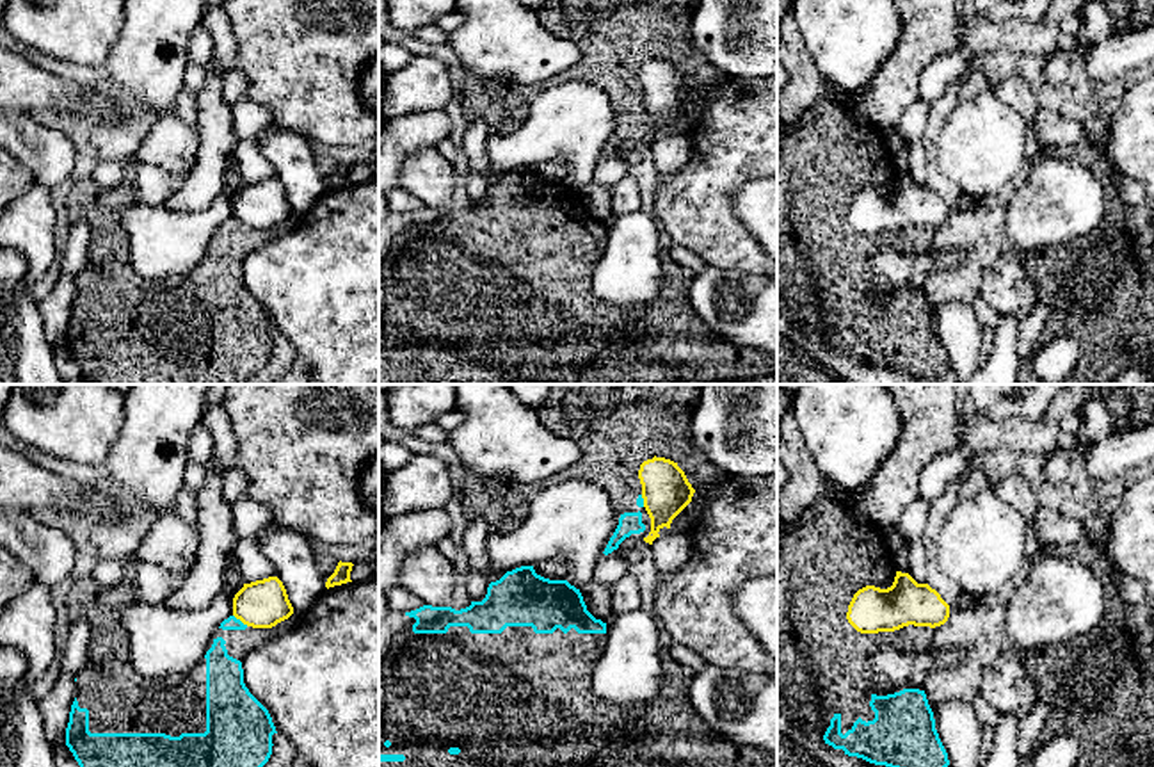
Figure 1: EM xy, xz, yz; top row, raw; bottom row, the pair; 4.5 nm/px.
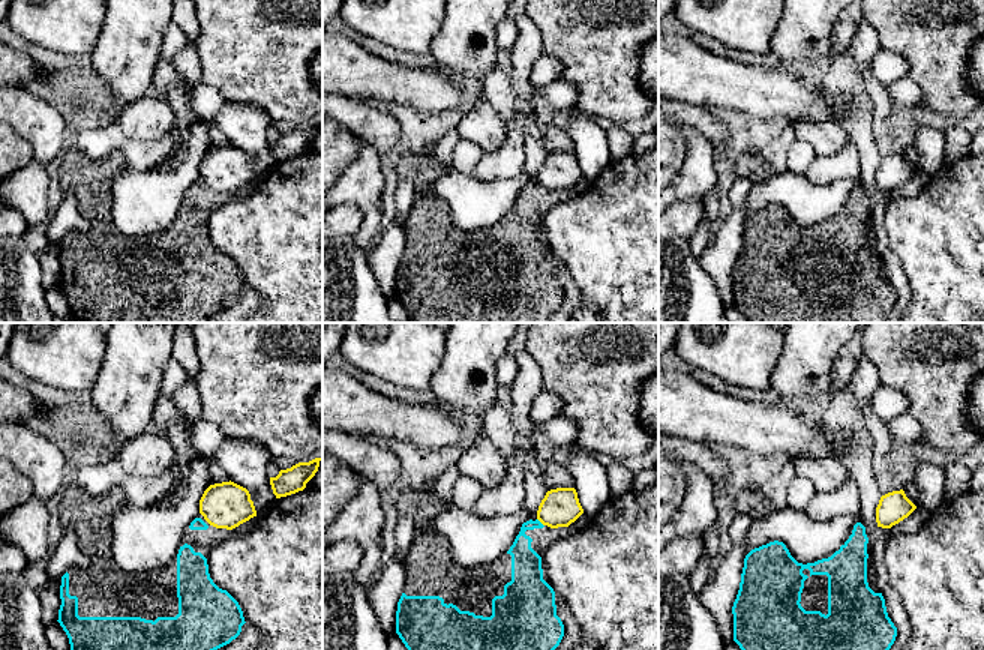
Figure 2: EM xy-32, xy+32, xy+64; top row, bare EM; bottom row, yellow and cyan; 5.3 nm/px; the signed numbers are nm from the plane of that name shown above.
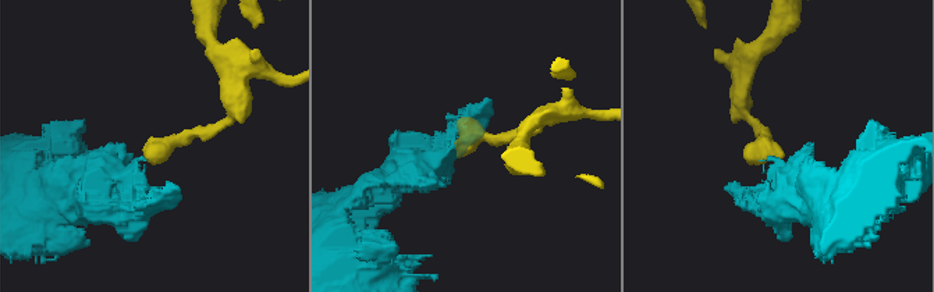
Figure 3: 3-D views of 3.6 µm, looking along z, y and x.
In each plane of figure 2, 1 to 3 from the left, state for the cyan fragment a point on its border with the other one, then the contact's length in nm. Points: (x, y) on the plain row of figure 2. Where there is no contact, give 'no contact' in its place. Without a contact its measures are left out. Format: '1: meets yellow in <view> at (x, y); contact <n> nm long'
1: no contact
2: meets yellow in xy+32 at (540, 185); contact 60 nm long
3: no contact

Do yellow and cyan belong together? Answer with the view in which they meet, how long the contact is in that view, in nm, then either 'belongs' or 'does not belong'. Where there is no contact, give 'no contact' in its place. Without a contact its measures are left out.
contact in xy; length 90 nm; does not belong

